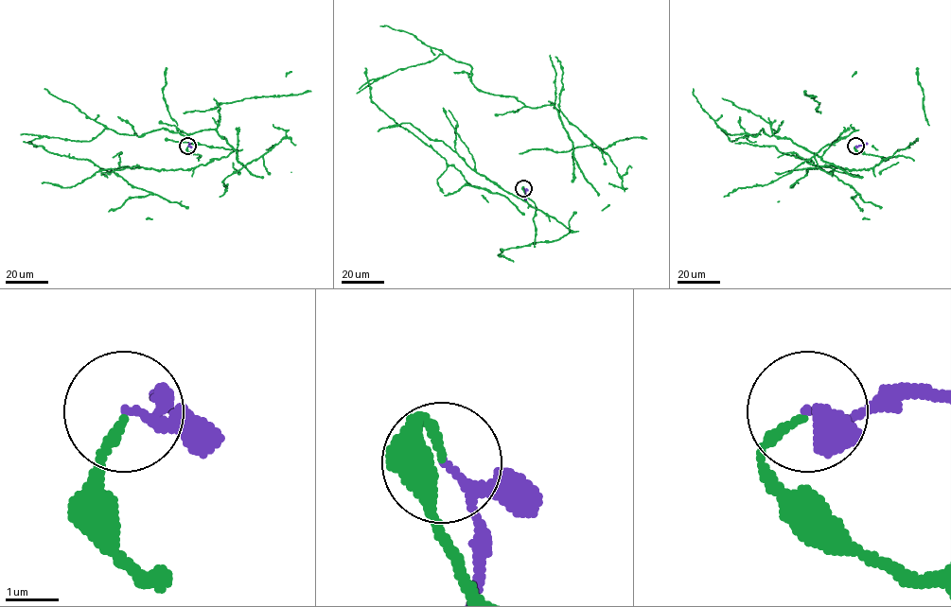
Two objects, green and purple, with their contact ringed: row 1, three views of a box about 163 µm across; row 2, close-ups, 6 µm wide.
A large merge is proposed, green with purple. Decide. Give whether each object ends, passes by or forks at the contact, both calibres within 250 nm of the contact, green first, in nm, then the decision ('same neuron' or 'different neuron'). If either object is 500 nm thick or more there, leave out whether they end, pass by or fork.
green ends there; purple passes by; 160 nm thick on the green side, 130 nm on the other; same neuron

